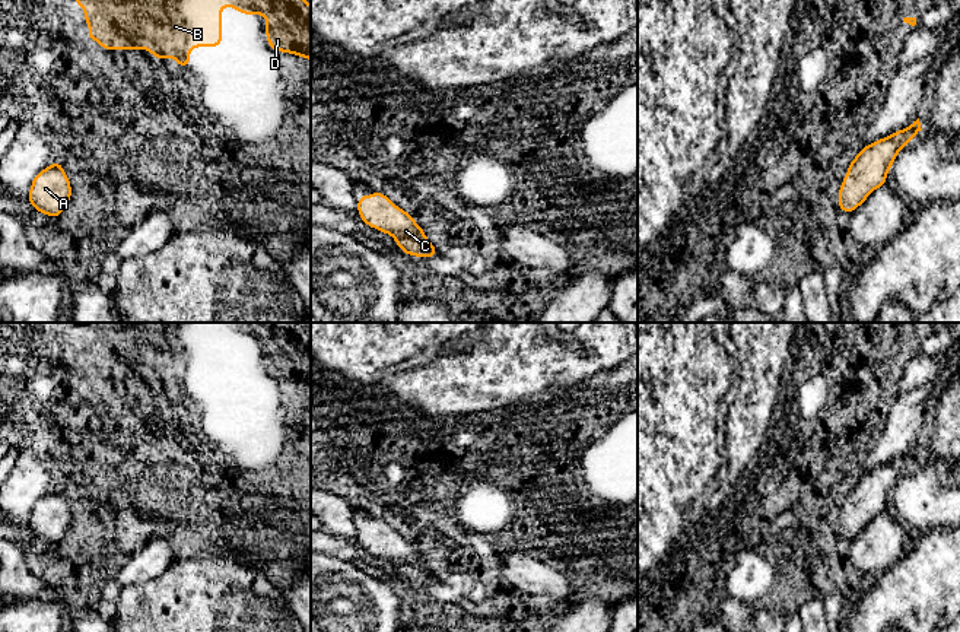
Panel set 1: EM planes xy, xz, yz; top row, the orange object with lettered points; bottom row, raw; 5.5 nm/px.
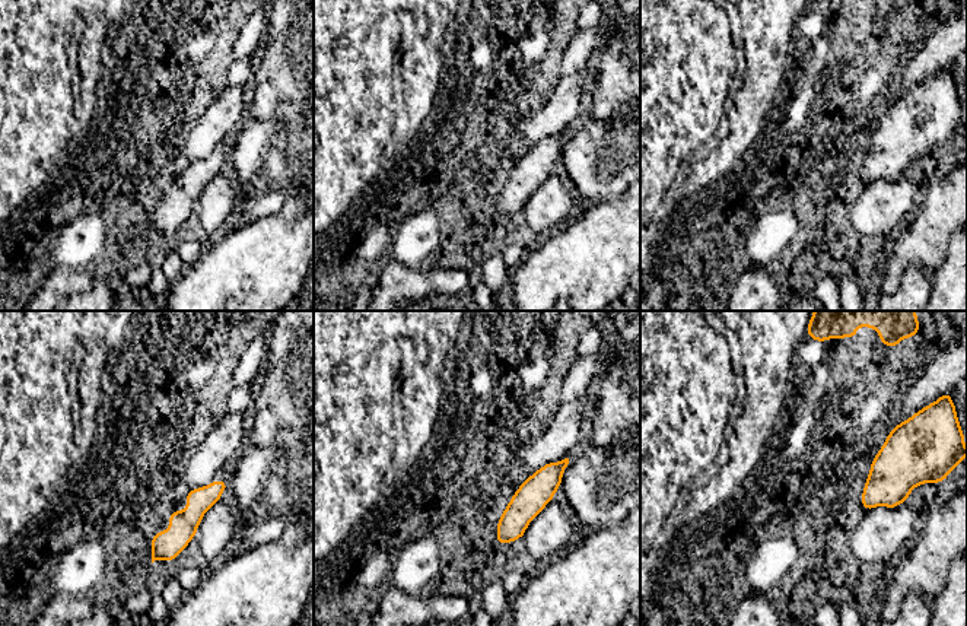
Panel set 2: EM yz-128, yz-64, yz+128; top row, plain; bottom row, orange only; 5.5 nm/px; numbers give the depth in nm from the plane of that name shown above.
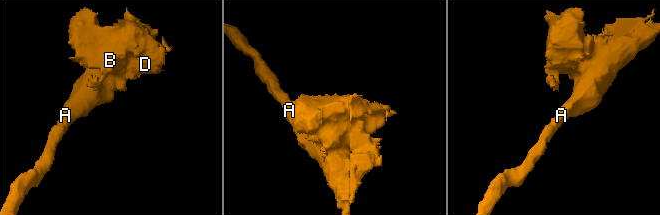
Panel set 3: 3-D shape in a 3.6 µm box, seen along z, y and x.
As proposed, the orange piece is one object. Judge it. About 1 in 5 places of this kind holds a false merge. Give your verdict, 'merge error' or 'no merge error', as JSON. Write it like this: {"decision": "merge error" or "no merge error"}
{"decision": "no merge error"}

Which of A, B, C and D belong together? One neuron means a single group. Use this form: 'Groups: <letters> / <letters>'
Groups: A B C D

